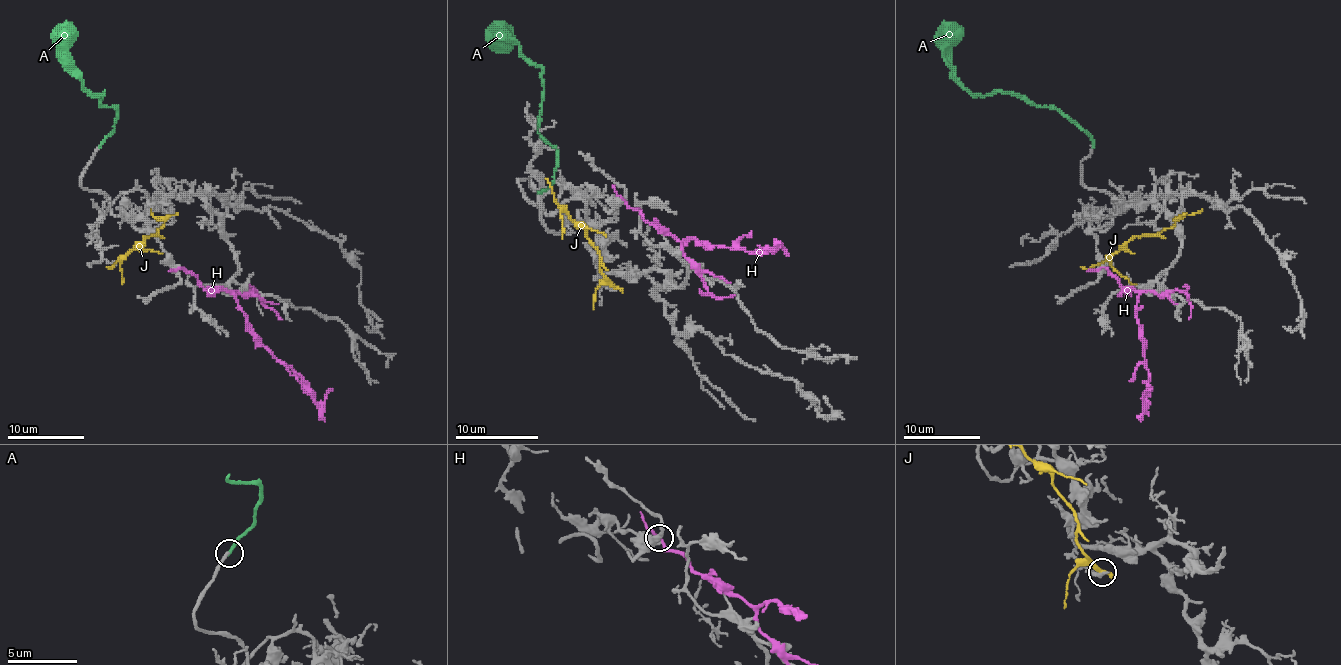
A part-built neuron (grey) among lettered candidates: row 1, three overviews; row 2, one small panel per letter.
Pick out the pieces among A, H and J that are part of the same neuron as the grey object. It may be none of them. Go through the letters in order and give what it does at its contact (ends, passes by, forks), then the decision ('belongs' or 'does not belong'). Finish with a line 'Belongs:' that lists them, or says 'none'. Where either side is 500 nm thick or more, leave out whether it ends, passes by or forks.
A: it ends; does not belong
H: it passes by; does not belong
J: it ends; does not belong
Belongs: none

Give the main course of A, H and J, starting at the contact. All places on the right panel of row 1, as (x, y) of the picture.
A: (1094, 145), (1082, 130), (1055, 109), (1009, 93), (992, 91), (971, 95), (951, 78), (955, 22)
H: (1100, 269), (1138, 294), (1136, 317), (1148, 371), (1146, 402), (1142, 400), (1152, 388)
J: (1183, 215), (1169, 228), (1129, 240), (1111, 257), (1111, 265), (1136, 284)

